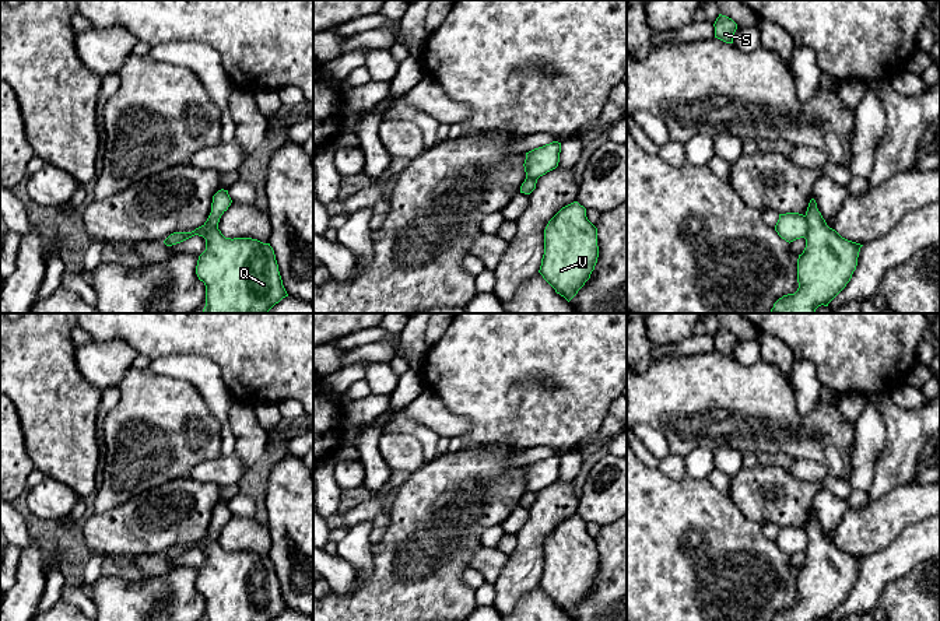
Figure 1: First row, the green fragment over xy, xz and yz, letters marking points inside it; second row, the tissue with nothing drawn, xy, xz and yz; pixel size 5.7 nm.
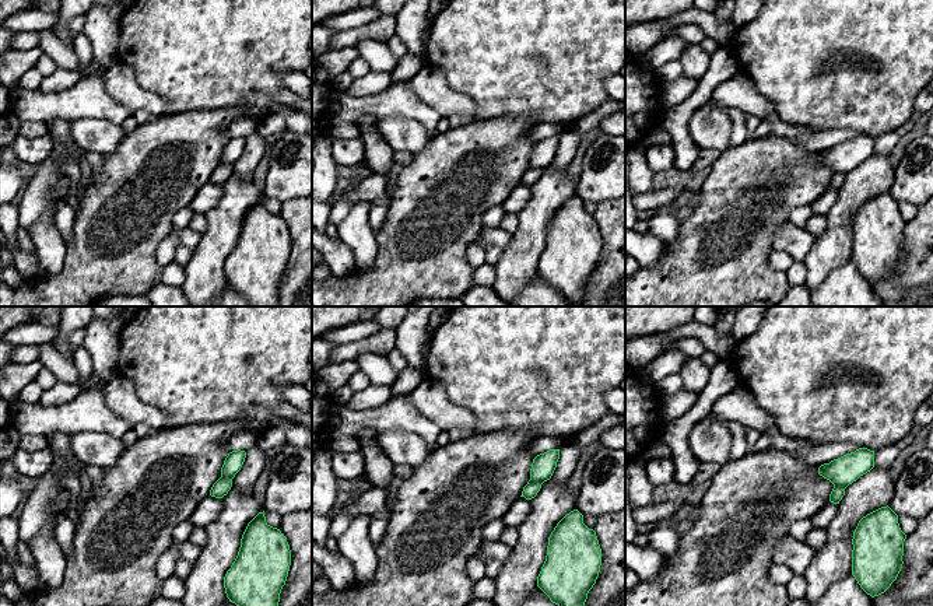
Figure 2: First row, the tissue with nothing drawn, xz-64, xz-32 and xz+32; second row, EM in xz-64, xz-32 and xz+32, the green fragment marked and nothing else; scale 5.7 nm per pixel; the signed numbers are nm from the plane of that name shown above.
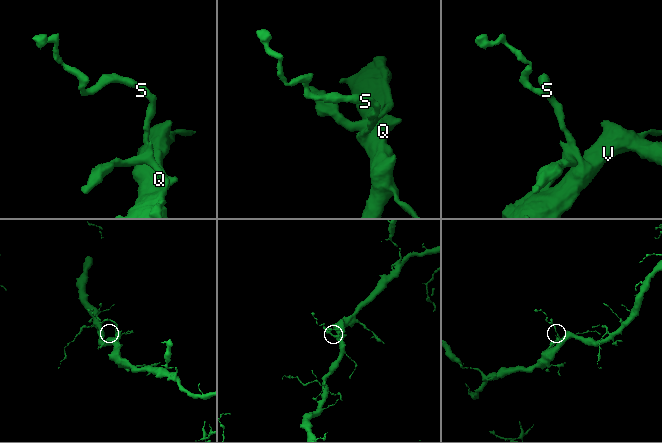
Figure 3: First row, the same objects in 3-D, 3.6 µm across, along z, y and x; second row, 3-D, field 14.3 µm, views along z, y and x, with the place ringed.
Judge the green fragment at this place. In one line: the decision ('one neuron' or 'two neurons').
two neurons

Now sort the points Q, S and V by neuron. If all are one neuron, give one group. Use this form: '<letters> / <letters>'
Q V / S

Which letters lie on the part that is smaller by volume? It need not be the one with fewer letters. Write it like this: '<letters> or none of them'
S

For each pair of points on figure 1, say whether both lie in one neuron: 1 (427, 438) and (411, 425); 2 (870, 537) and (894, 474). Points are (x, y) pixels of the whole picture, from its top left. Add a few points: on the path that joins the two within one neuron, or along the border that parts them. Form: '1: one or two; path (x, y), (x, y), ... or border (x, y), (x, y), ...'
1: one; path (423, 434), (416, 430)
2: two; border (911, 481), (869, 501)

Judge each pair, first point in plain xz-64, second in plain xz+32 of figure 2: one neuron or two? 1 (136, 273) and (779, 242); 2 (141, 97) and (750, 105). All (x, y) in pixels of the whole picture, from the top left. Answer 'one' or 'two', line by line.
1: two
2: one

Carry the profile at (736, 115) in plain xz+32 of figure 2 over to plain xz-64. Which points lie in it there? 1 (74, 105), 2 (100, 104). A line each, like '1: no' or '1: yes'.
1: yes
2: yes

